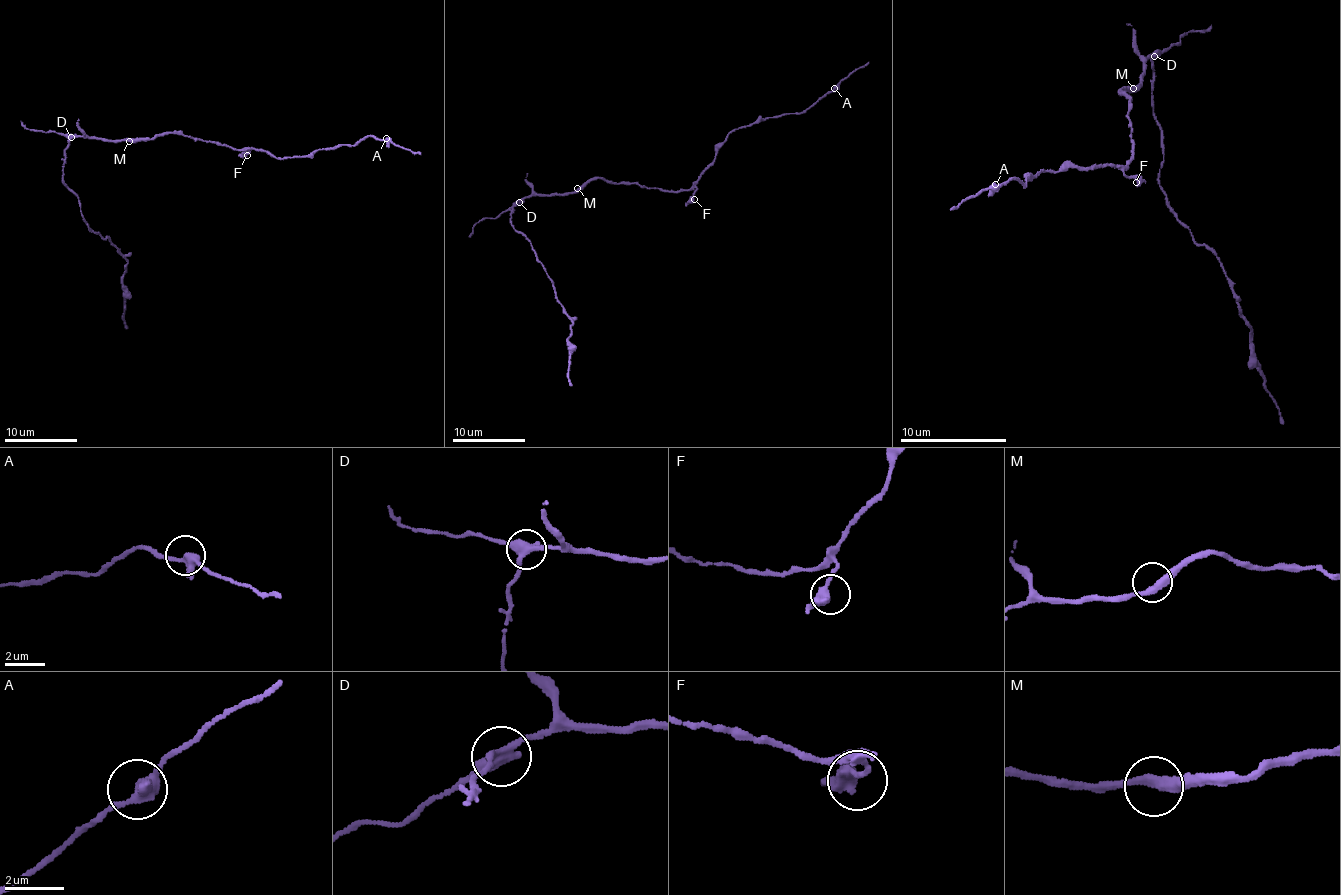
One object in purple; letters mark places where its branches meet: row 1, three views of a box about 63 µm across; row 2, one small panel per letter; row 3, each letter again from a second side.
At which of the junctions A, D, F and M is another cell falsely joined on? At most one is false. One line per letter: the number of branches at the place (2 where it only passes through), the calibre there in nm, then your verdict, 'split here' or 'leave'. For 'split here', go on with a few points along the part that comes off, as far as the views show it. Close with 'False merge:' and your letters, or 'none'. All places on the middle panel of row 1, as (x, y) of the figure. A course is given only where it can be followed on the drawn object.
A: 3 | 340 nm | leave
D: 3 | 360 nm | split here | (519, 202), (495, 218), (483, 217), (468, 236)
F: 2 | 400 nm | leave
M: 2 | 360 nm | leave
False merge: D

